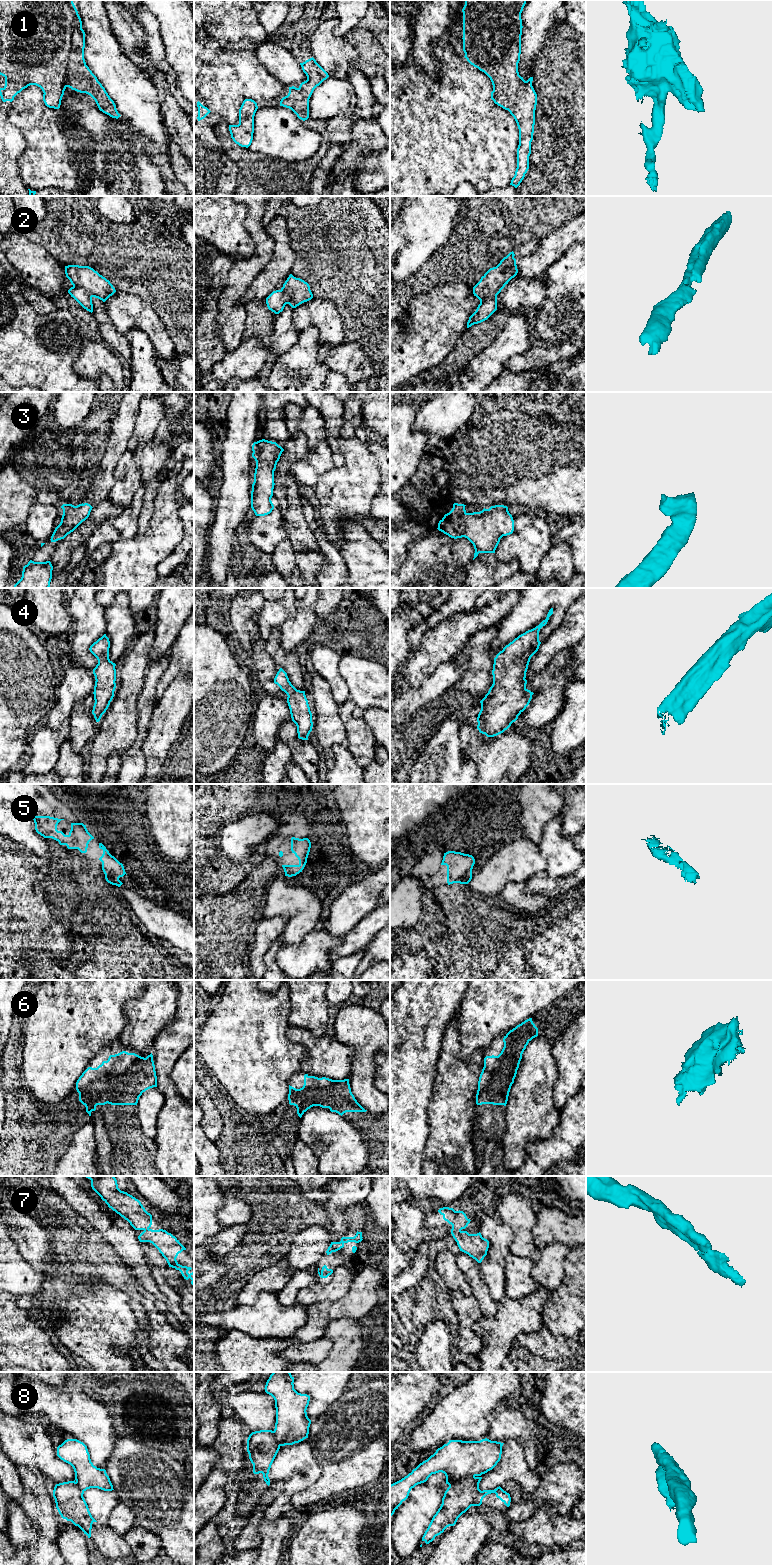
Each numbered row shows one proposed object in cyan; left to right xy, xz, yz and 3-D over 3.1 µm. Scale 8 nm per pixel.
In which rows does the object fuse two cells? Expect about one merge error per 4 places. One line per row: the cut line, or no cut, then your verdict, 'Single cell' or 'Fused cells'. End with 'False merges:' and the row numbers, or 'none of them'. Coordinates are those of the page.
1: No split. Single cell
2: No split. Single cell
3: No split. Single cell
4: No split. Single cell
5: No split. Single cell
6: No split. Single cell
7: No split. Single cell
8: No split. Single cell
False merges: none of them

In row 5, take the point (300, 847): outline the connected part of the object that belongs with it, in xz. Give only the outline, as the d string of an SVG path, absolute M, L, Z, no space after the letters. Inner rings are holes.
M291 838L291 851L299 860L298 865L282 865L285 876L296 876L304 869L310 852L311 842L308 838Z

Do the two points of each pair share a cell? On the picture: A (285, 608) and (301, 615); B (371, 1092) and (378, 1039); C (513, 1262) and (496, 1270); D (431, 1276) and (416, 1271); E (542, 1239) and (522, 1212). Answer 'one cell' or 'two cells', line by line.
A: two cells
B: one cell
C: two cells
D: two cells
E: two cells

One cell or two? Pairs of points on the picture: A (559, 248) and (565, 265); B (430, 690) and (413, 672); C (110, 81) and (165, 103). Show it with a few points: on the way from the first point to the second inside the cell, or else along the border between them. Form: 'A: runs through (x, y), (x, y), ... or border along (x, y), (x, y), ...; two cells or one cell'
A: border along (575, 242), (545, 271); two cells
B: border along (439, 665), (415, 688), (411, 689); two cells
C: border along (150, 79), (157, 91), (160, 110), (165, 124); two cells

